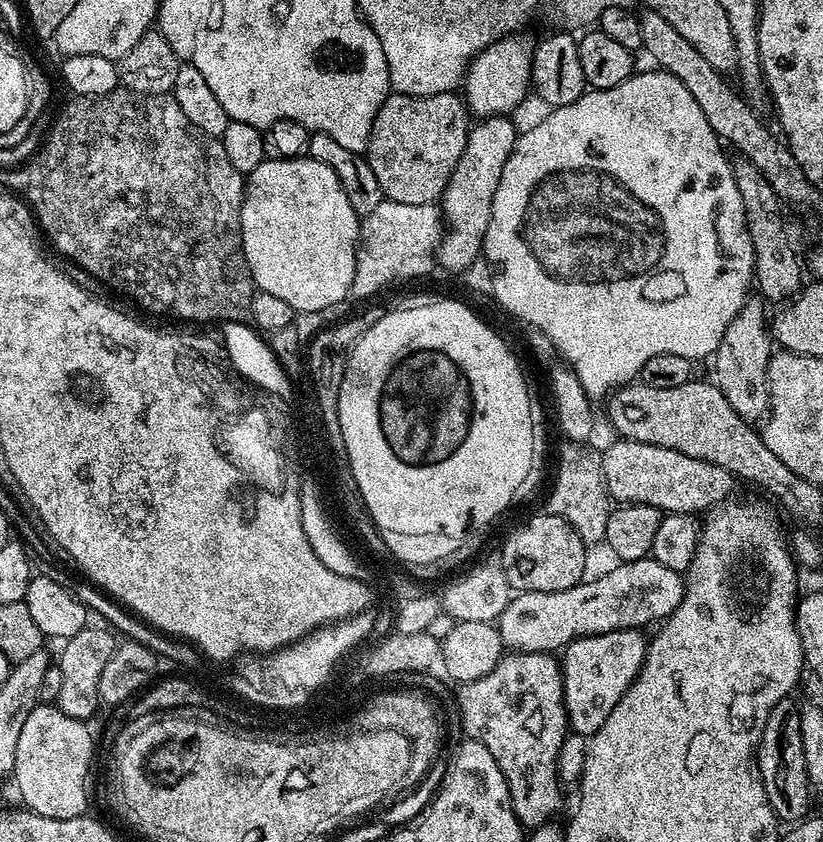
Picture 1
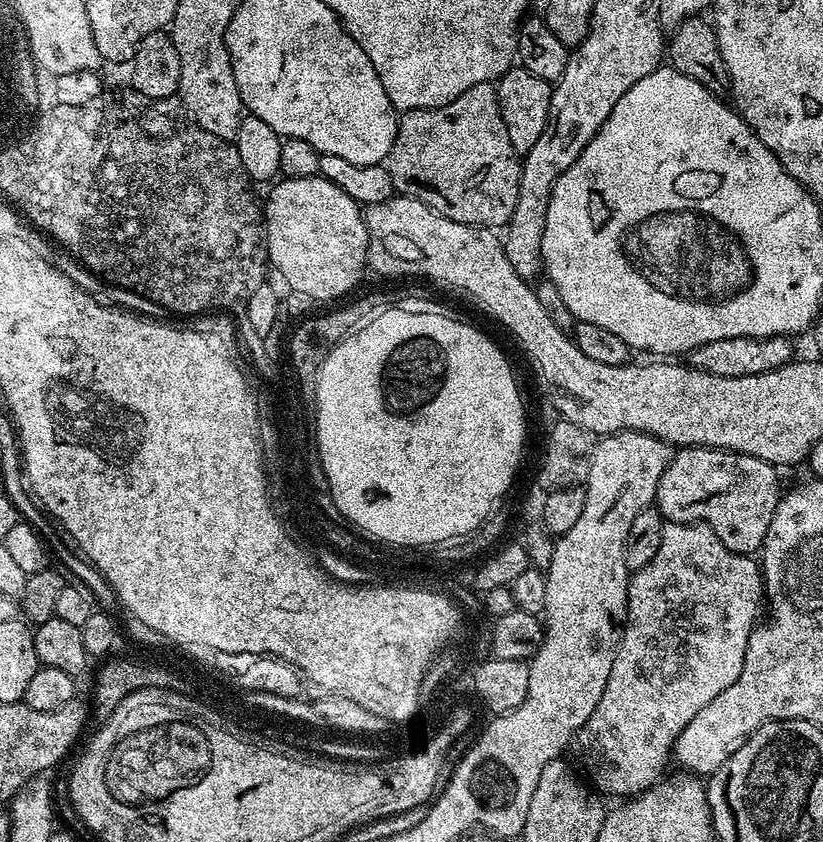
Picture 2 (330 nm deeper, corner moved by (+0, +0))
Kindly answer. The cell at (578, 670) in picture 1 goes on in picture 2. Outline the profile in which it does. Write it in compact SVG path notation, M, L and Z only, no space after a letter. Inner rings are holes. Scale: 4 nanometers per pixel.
M665 523L660 535L660 545L658 554L646 566L639 568L637 572L631 573L628 582L628 619L624 626L624 632L620 635L620 645L614 654L614 666L610 666L610 682L606 682L606 690L602 690L602 698L598 698L598 706L594 706L594 714L586 718L584 725L576 731L574 737L574 749L576 756L580 759L580 764L584 767L586 775L592 779L591 787L597 793L608 796L620 796L616 798L631 798L644 791L645 788L652 787L661 779L660 771L664 768L664 763L670 760L676 747L678 734L690 726L690 718L698 714L698 710L703 710L709 702L714 702L722 690L734 686L738 682L738 674L742 674L742 662L746 658L746 646L750 642L752 629L758 623L758 617L762 612L762 601L766 596L764 586L764 574L759 563L756 564L751 555L742 552L731 552L710 530L710 526L705 524L673 524Z

